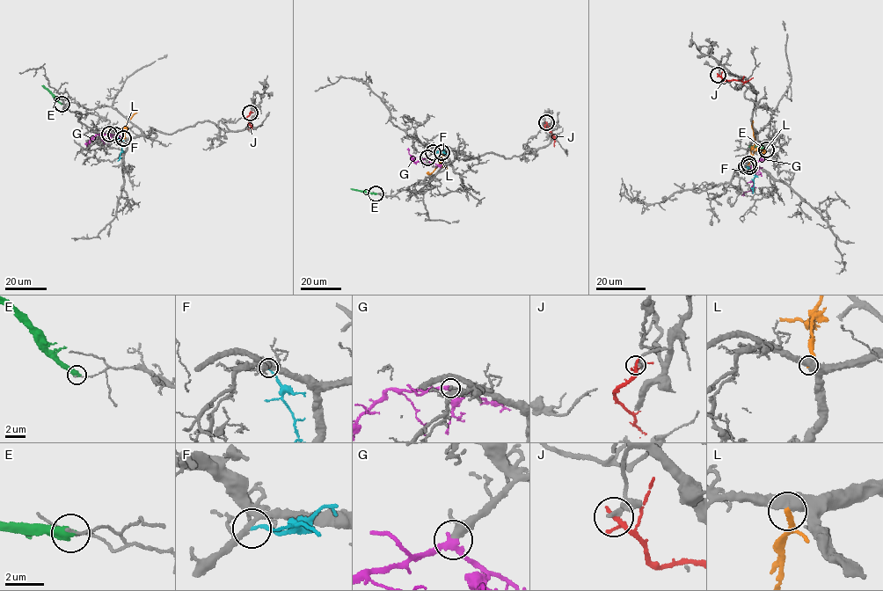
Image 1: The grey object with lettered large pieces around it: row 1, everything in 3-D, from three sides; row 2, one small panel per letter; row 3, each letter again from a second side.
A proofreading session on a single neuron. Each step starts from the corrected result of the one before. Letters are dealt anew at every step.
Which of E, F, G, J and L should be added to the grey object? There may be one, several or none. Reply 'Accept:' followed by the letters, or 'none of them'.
Accept: G

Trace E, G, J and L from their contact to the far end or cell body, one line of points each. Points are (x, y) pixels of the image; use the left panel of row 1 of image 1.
E: (62, 104), (41, 85)
G: (109, 134), (96, 134), (86, 143)
J: (250, 113), (245, 119), (250, 128)
L: (124, 138), (127, 121), (138, 111)

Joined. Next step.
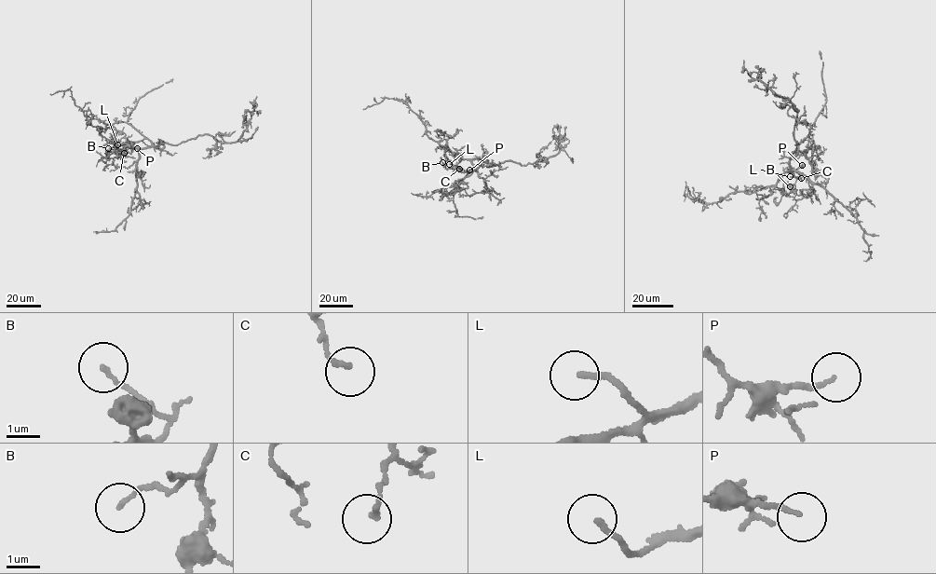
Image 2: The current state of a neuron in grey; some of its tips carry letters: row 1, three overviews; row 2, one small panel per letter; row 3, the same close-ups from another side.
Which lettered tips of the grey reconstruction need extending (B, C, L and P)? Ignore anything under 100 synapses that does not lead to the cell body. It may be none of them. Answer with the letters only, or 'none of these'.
none of these

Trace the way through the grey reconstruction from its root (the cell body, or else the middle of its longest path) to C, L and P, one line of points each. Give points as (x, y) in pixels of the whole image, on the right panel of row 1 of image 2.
C: (791, 159), (787, 171), (796, 170), (801, 178)
L: (791, 159), (787, 171), (793, 175), (790, 176)
P: (791, 159), (787, 172), (802, 165)

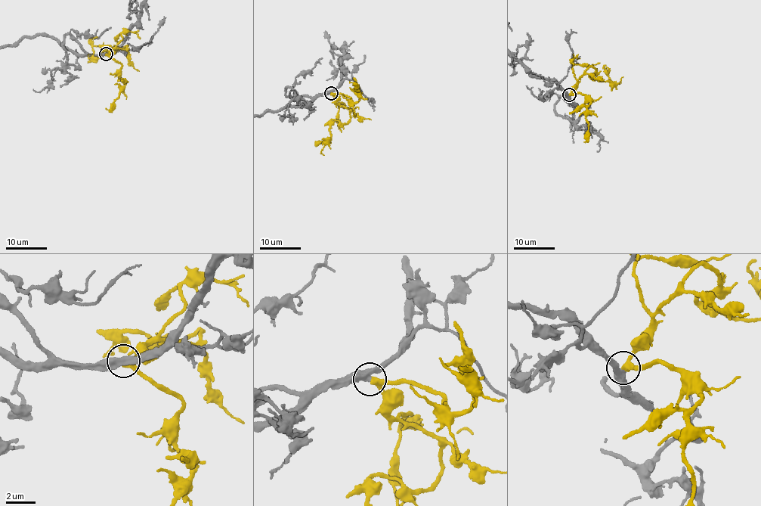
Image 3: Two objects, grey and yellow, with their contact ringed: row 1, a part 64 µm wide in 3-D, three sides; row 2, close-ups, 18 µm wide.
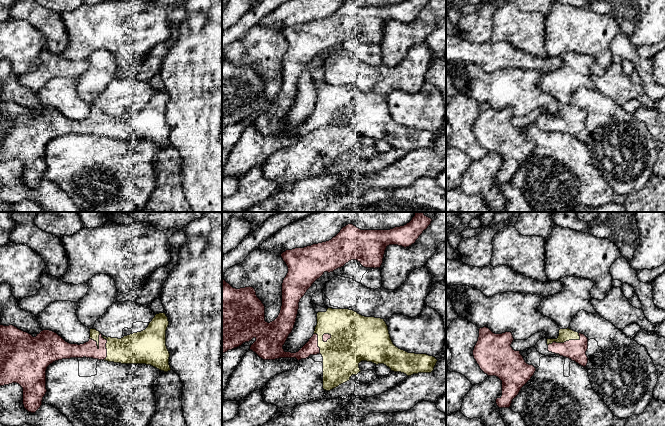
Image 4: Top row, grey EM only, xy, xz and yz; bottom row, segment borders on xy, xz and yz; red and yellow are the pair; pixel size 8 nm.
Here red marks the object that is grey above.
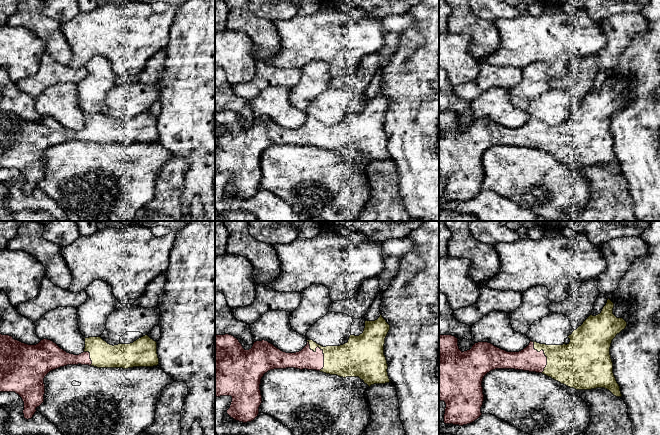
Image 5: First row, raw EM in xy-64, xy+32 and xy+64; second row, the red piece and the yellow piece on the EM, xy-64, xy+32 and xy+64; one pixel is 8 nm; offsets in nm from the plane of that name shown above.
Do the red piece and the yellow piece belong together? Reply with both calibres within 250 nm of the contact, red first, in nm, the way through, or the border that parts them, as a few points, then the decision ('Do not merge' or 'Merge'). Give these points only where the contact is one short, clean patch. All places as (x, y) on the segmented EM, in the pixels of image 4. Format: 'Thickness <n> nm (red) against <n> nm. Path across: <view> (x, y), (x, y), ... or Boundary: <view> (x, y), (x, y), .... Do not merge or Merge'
Thickness 130 nm (red) against 240 nm. Path across: xy (89, 349), (105, 346), (136, 348). Merge

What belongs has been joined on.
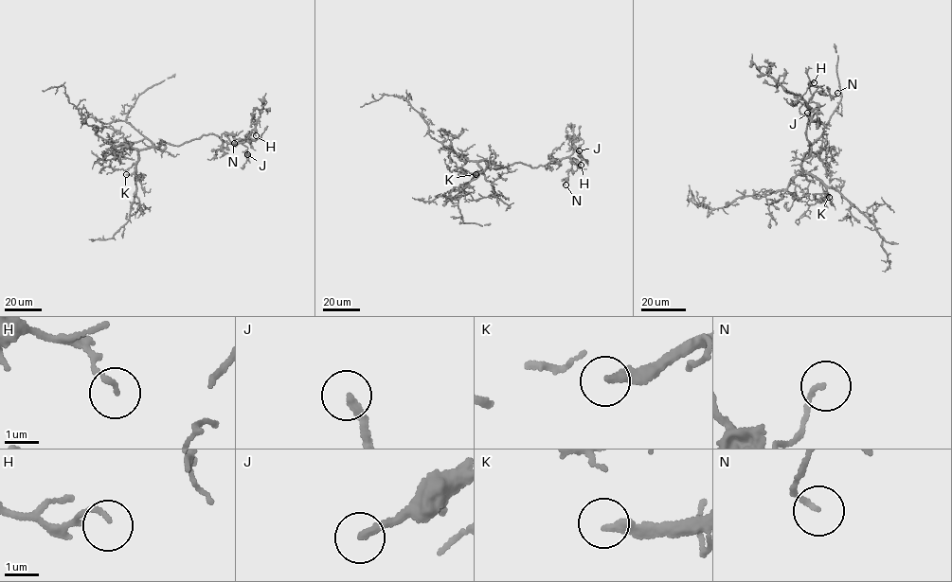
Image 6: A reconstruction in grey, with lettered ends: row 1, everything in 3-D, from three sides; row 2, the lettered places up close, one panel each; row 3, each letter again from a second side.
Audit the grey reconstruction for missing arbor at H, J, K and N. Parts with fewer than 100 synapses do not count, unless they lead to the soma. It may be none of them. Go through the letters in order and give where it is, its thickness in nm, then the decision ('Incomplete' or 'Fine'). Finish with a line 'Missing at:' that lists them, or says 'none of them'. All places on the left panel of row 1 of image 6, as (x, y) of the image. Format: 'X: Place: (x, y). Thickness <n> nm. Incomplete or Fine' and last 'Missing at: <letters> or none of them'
H: Place: (256, 135). Thickness 130 nm. Fine
J: Place: (247, 154). Thickness 240 nm. Fine
K: Place: (126, 174). Thickness 280 nm. Incomplete
N: Place: (234, 143). Thickness 130 nm. Fine
Missing at: K

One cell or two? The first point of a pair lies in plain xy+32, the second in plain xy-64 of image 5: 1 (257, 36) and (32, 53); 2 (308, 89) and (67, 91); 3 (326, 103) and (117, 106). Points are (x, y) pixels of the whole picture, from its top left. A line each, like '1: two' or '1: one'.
1: two
2: two
3: one

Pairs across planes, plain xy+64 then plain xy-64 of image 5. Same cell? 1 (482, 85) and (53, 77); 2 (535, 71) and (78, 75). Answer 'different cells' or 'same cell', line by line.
1: same cell
2: different cells

